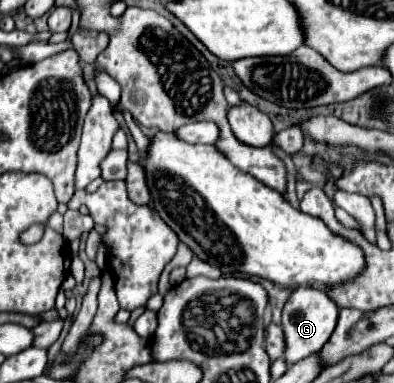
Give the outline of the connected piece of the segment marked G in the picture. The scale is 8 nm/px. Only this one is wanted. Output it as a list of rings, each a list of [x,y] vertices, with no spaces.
[[[314,287],[296,289],[288,297],[282,309],[282,329],[284,329],[284,341],[286,341],[284,361],[288,365],[294,365],[304,357],[310,357],[312,353],[318,353],[328,341],[328,337],[332,335],[332,329],[336,327],[336,319],[338,319],[338,305],[328,297],[328,293]]]

